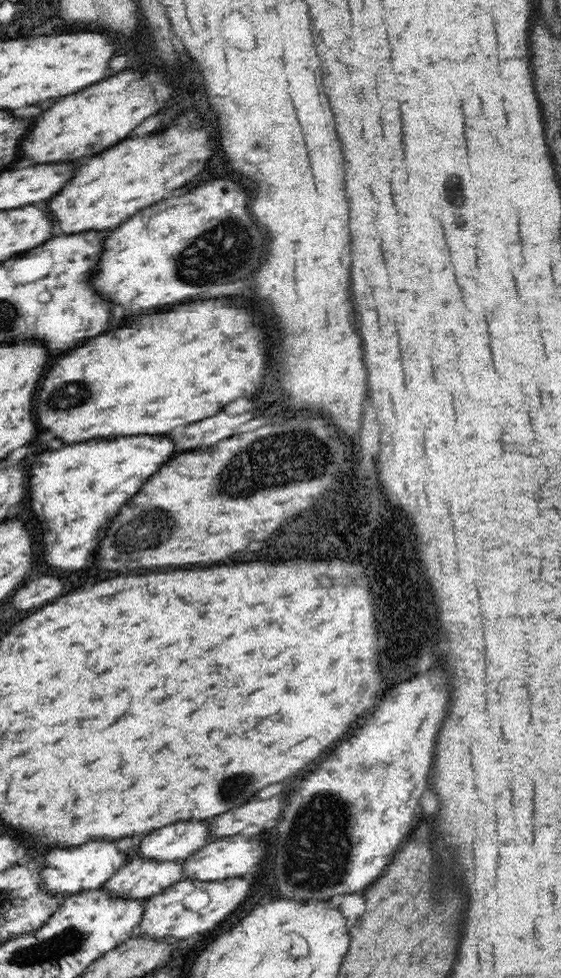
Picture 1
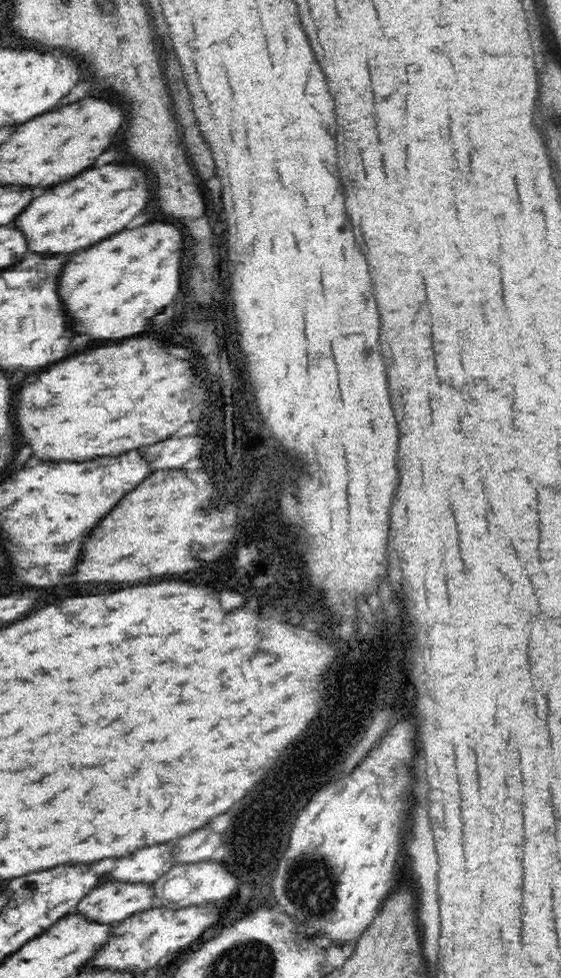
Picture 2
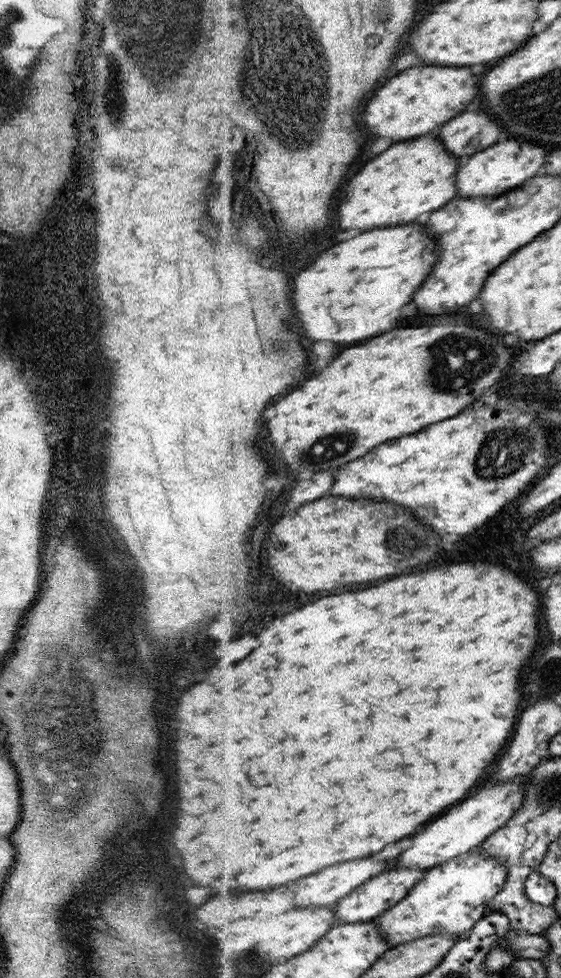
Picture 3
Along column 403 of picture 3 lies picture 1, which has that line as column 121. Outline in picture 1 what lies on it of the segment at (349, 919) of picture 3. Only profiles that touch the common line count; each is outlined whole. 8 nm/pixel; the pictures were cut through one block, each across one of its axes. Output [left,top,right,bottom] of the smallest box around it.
[102,858,181,901]

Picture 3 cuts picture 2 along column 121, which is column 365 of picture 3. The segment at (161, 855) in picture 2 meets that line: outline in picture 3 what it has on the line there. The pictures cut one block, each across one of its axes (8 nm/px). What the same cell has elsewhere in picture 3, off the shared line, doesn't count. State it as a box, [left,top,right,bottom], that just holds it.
[292,858,388,910]

